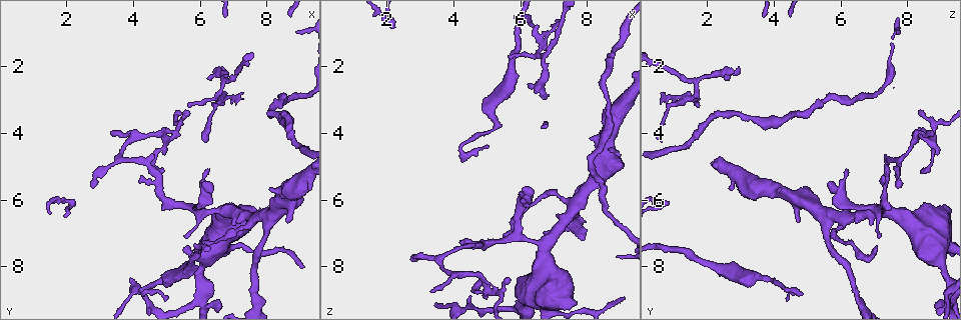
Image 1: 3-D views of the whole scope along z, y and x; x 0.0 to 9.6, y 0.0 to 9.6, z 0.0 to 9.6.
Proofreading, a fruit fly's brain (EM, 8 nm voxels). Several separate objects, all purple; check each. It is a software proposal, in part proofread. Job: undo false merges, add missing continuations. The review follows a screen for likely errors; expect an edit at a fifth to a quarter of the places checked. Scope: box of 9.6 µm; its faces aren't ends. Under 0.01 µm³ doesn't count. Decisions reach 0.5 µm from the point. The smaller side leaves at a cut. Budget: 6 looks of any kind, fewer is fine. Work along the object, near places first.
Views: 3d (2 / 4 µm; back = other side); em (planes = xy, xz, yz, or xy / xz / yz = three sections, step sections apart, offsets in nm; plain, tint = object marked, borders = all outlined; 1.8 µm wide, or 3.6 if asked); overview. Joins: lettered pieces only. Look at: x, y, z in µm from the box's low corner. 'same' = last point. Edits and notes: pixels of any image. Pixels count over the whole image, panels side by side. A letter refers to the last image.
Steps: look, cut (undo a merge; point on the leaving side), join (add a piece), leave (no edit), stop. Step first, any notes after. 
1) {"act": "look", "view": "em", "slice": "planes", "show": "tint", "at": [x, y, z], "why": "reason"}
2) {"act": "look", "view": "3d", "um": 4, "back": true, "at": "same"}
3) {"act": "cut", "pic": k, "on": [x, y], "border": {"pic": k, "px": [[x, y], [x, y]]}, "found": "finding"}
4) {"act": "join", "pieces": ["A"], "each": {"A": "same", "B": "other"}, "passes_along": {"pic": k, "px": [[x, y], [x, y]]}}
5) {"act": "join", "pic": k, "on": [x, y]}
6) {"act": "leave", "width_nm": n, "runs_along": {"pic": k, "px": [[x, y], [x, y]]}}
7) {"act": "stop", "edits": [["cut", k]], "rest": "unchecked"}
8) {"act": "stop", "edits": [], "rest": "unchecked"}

{"act": "look", "view": "em", "slice": "xy", "step": 8, "show": "borders", "at": [6.60, 9.20, 8.80], "why": "free end"}

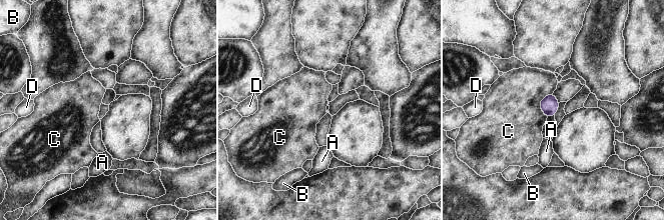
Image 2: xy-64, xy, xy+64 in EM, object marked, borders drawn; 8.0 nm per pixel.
{"act": "look", "view": "em", "slice": "planes", "show": "borders", "at": "same"}

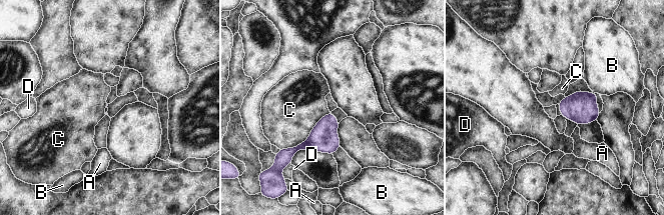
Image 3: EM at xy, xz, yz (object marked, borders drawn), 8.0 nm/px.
{"act": "leave", "each": {"A": "other", "B": "other", "C": "other", "D": "other"}, "border": {"pic": 3, "px": [[329, 112], [304, 141], [279, 149]]}, "found": "none of them fits"}

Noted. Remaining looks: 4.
{"act": "look", "view": "3d", "um": 4, "at": [5.95, 6.20, 6.60], "why": "sharp bend"}

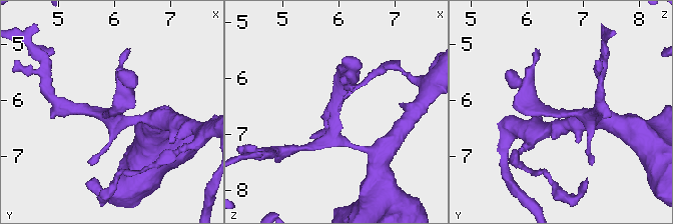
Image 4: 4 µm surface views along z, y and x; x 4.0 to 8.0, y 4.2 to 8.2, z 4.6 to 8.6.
{"act": "look", "view": "em", "slice": "yz", "step": 16, "show": "borders", "at": [5.95, 6.25, 6.60], "arms": 4}

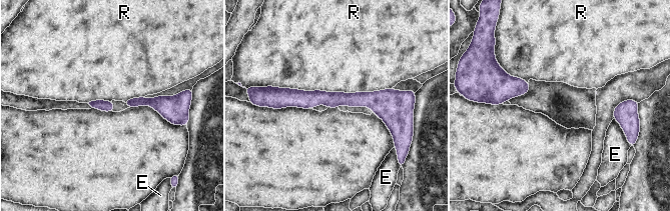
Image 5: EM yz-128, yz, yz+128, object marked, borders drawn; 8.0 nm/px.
{"act": "leave", "width_nm": 100, "each": {"E": "other", "R": "other"}, "found": "one cell here"}

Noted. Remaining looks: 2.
{"act": "look", "view": "em", "slice": "xy", "step": 4, "show": "plain", "at": [8.90, 0.95, 7.70], "why": "long arm stops here"}

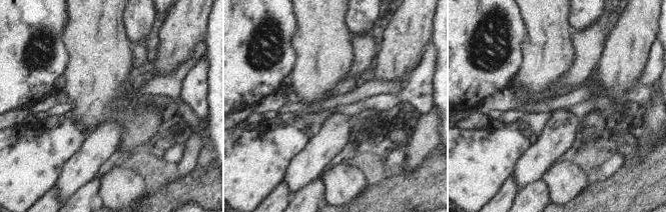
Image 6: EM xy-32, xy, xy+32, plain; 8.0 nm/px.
{"act": "look", "view": "em", "slice": "xy", "step": 4, "show": "borders", "at": "same", "why": "see the neighbours"}

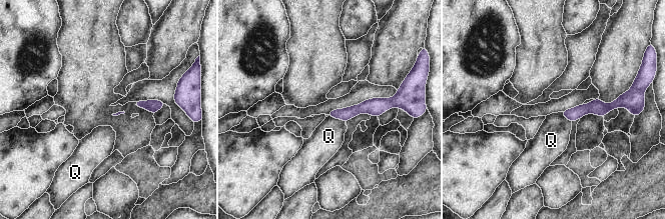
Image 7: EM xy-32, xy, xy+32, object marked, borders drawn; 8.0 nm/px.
{"act": "leave", "each": {"Q": "other"}, "runs_along": {"pic": 7, "px": [[389, 100], [346, 114], [330, 114]]}, "found": "no lettered piece goes on from it"}

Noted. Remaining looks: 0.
{"act": "stop", "edits": [], "rest": "unchecked"}

